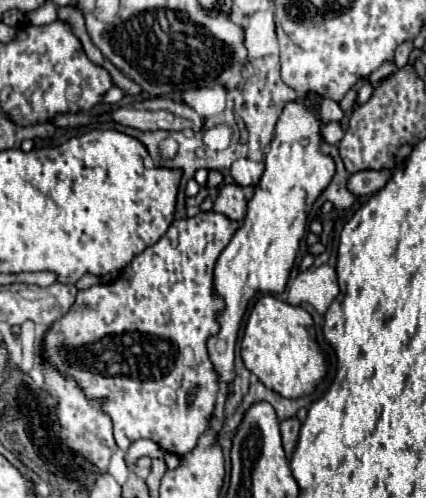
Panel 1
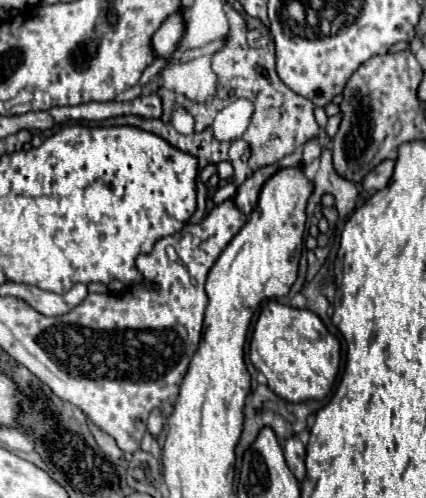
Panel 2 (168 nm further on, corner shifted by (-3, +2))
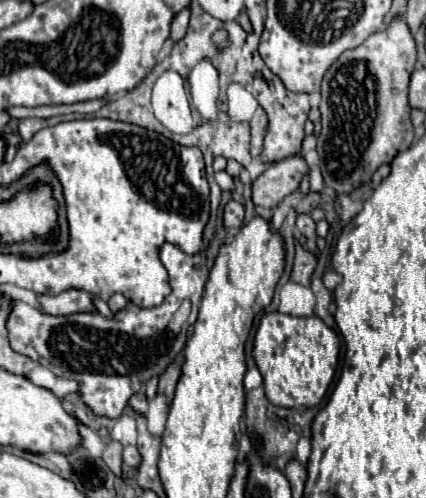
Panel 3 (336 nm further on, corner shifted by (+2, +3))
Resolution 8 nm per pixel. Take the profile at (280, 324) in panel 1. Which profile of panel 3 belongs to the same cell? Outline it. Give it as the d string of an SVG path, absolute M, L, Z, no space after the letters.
M279 311L261 317L255 347L255 363L263 375L265 397L279 407L315 407L335 375L339 359L339 337L319 317L293 317Z

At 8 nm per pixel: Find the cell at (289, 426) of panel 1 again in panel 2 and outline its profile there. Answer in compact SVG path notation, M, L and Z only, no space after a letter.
M290 436L286 442L284 442L284 458L286 458L286 464L288 468L292 470L292 474L298 478L298 482L304 480L304 444L300 442L298 436Z

